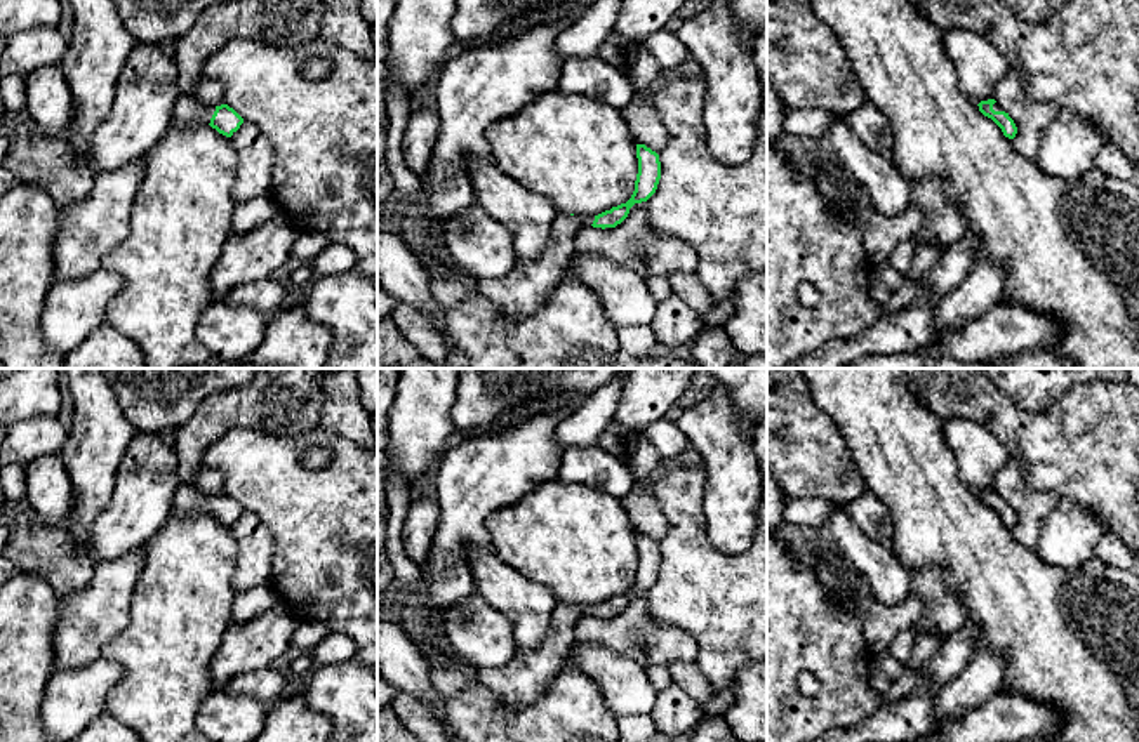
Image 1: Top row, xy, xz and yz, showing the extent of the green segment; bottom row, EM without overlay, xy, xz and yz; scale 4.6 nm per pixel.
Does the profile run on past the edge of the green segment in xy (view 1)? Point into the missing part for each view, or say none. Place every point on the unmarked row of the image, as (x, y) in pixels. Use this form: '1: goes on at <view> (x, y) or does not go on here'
1: goes on at xy (186, 499)

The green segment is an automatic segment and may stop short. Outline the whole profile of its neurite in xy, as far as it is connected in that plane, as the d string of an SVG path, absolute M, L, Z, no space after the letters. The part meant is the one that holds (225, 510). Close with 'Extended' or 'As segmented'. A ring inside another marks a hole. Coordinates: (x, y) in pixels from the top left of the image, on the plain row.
M179 483L170 514L177 513L210 514L219 523L231 527L243 513L243 507L228 494L212 497L202 494L193 483Z. Extended

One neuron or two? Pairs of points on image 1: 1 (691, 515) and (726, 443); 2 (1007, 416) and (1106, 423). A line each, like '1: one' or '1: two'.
1: two
2: one

